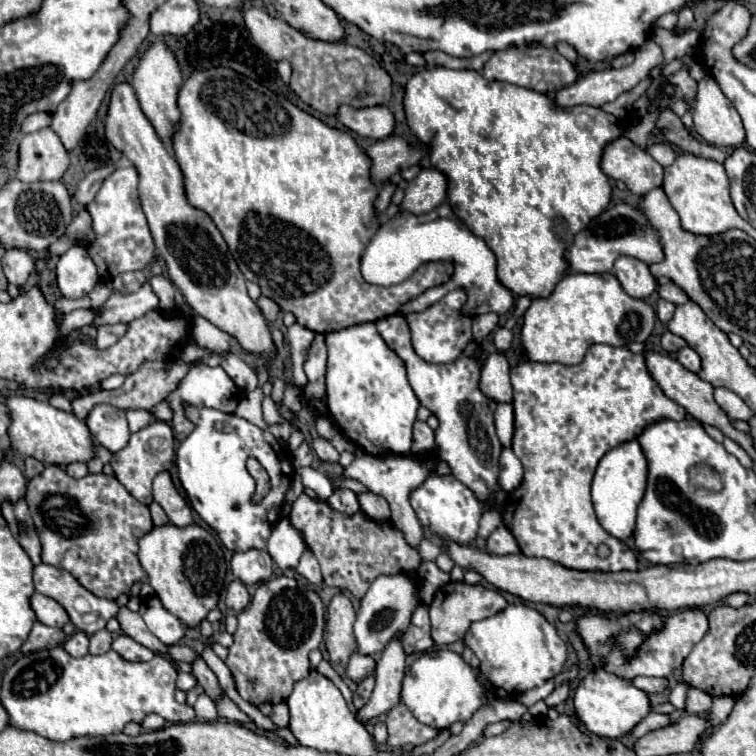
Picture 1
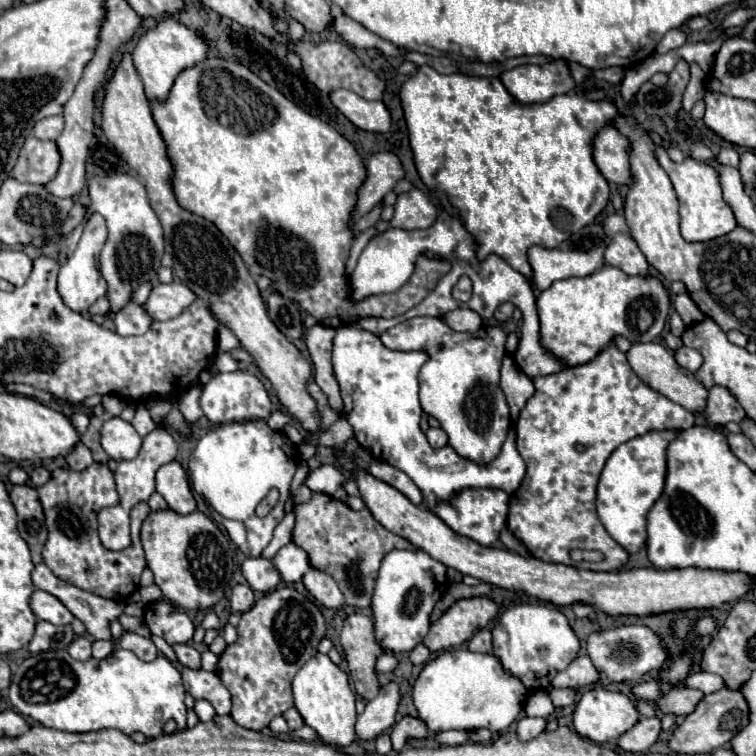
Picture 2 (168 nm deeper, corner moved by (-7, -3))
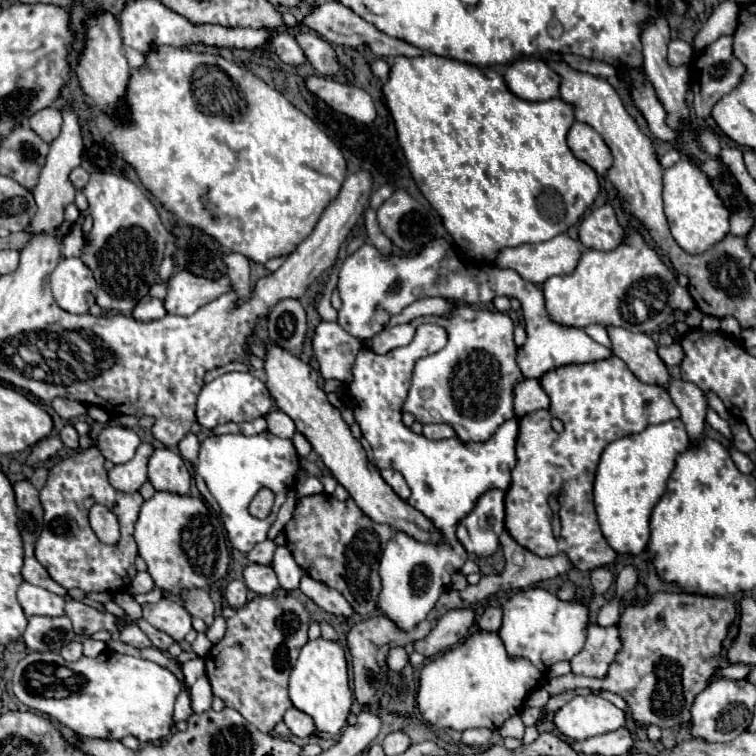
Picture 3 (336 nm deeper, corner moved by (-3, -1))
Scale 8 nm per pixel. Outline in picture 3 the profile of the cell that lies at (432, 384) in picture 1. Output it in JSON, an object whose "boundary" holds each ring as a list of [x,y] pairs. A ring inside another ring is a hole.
{"boundary":[[[454,303],[450,317],[418,317],[410,323],[376,333],[370,339],[370,349],[384,355],[406,346],[422,323],[442,325],[448,331],[448,345],[436,355],[416,361],[402,411],[412,413],[422,425],[448,423],[462,441],[486,441],[504,421],[514,417],[514,387],[524,381],[516,363],[518,347],[514,343],[514,321],[500,311]]]}

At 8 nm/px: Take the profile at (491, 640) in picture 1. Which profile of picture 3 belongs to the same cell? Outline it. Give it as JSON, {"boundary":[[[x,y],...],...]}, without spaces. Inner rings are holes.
{"boundary":[[[532,587],[518,591],[504,605],[504,621],[500,627],[500,637],[506,645],[510,657],[526,657],[540,671],[550,669],[558,661],[570,661],[576,653],[582,651],[586,643],[588,629],[588,605],[580,599],[562,601],[556,595]]]}

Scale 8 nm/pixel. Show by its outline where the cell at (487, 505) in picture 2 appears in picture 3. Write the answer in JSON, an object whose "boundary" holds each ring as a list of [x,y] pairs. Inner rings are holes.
{"boundary":[[[492,489],[480,497],[476,509],[458,525],[458,539],[474,557],[490,557],[498,551],[498,537],[504,531],[504,491]]]}

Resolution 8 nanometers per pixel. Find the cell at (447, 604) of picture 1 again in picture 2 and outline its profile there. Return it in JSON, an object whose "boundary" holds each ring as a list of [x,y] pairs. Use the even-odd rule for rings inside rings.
{"boundary":[[[490,597],[460,599],[430,625],[430,631],[424,637],[424,645],[434,653],[440,651],[440,647],[450,649],[462,645],[480,629],[490,627],[496,615],[498,605]]]}

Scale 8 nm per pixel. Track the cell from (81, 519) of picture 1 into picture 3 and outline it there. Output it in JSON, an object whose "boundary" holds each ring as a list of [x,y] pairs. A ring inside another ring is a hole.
{"boundary":[[[96,447],[78,451],[50,469],[48,481],[40,491],[44,507],[44,529],[36,541],[36,559],[50,577],[64,589],[84,589],[86,593],[118,593],[124,591],[136,575],[134,559],[138,555],[134,543],[134,523],[144,499],[140,493],[122,493],[108,483],[104,457]],[[92,503],[106,505],[120,523],[120,541],[116,545],[102,543],[90,533],[88,511]]]}

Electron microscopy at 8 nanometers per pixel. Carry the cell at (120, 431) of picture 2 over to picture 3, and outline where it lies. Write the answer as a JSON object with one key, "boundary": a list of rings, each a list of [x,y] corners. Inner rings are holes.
{"boundary":[[[120,425],[104,427],[100,431],[98,443],[96,443],[100,453],[116,465],[130,461],[136,453],[138,445],[140,445],[140,437],[132,429],[120,427]]]}

